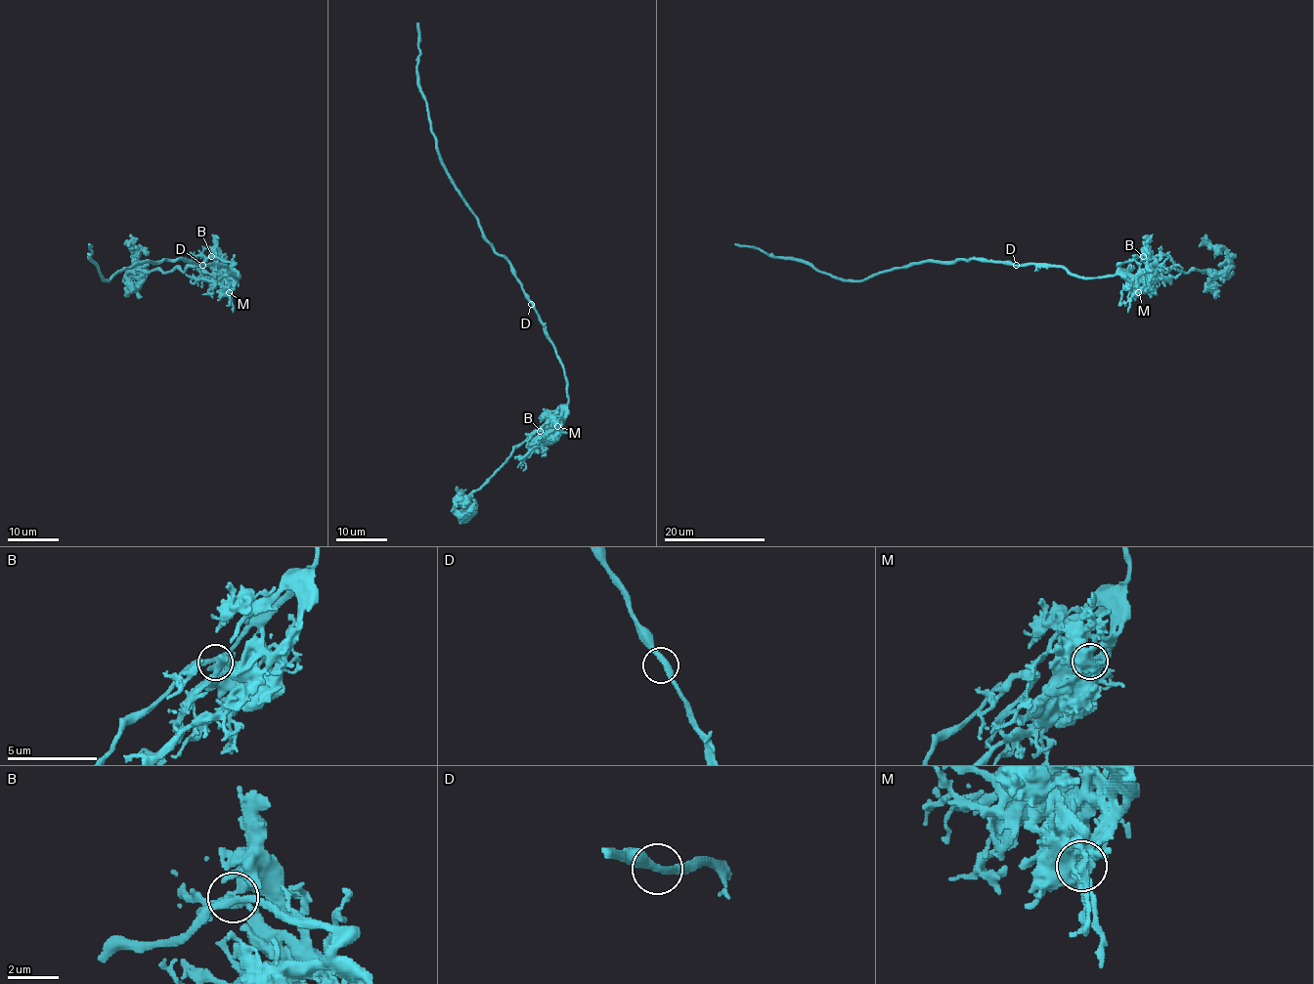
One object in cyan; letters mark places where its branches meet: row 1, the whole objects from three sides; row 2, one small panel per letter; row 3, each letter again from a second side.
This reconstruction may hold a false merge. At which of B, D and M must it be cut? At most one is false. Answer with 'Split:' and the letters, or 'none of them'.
Split: M

